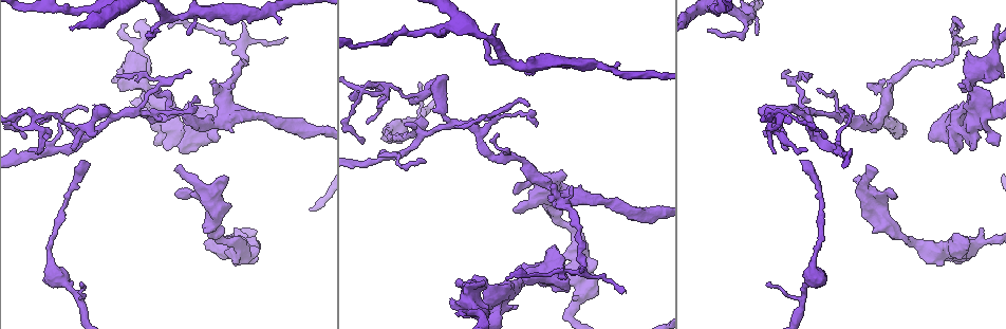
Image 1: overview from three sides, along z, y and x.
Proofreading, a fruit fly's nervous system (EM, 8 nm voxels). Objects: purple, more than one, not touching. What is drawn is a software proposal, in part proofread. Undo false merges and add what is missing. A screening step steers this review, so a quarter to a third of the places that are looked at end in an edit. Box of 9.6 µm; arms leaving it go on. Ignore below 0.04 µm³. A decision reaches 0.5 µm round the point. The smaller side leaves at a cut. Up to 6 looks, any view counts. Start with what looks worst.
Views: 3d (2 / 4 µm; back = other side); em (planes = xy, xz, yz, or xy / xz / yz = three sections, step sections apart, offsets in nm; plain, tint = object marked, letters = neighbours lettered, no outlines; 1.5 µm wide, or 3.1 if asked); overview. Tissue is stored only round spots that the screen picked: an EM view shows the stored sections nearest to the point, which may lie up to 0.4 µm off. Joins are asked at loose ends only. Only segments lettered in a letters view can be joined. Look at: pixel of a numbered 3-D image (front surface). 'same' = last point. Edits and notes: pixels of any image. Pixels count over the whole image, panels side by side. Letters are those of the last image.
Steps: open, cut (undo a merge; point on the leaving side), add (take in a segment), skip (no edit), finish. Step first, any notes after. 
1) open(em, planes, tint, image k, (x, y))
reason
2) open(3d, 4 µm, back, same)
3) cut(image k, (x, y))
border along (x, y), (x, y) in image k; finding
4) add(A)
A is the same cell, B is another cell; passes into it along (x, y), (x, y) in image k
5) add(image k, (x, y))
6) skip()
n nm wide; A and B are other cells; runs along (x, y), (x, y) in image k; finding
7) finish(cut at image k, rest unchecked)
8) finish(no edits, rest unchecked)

open(em, planes, plain, image 1, (108, 108))
an open end

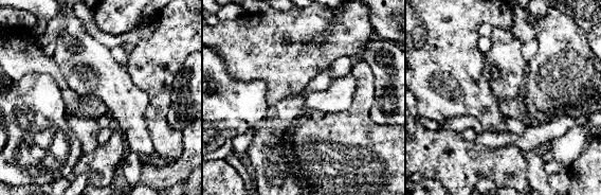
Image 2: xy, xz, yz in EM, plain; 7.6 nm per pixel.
open(em, planes, letters, same)

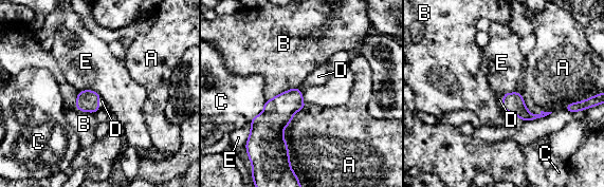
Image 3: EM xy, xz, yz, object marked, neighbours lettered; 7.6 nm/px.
add(D)
B touches over 220 nm; D is the same cell, A, B, C and E are other cells; passes into it along (513, 103), (504, 101), (499, 99) in image 3; the neuron continues

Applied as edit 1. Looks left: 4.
open(overview)

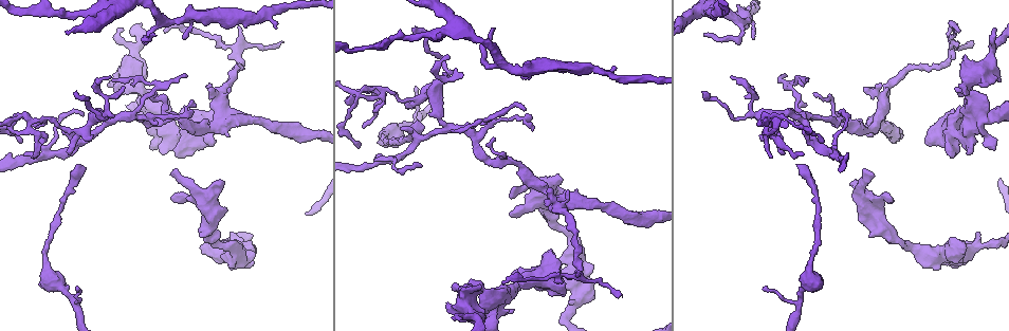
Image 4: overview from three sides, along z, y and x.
open(em, planes, letters, image 4, (563, 180))
an open end

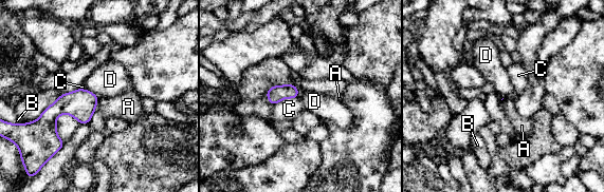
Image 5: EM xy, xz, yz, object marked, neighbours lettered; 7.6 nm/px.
skip()
A, B, C and D are other cells; border along (86, 89), (98, 98) in image 5; no lettered segment goes on from it

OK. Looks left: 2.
open(em, planes, letters, image 4, (152, 33))
thin end

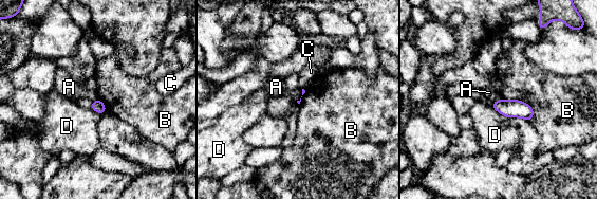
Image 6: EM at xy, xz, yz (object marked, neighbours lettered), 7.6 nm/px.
skip()
A, B, C and D are other cells; border along (501, 97), (492, 102) in image 6; no lettered segment goes on from it

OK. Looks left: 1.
finish(add at image 3, rest unchecked)

